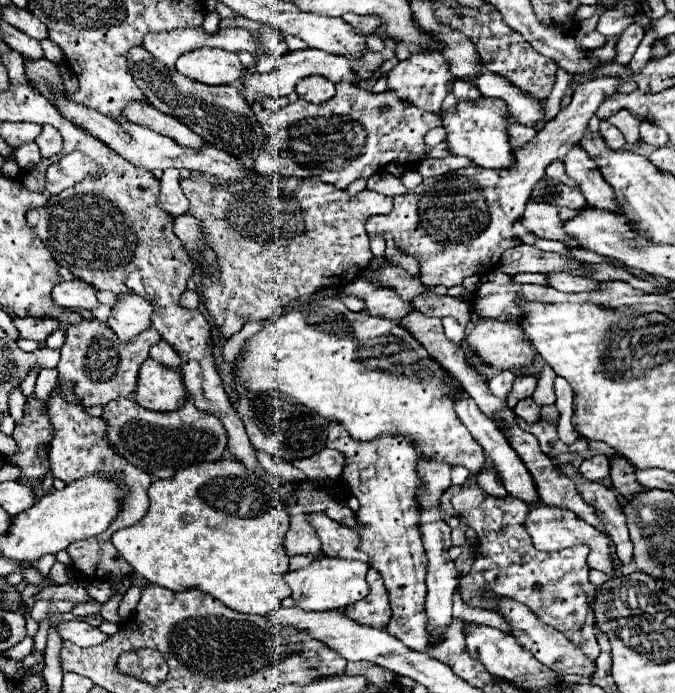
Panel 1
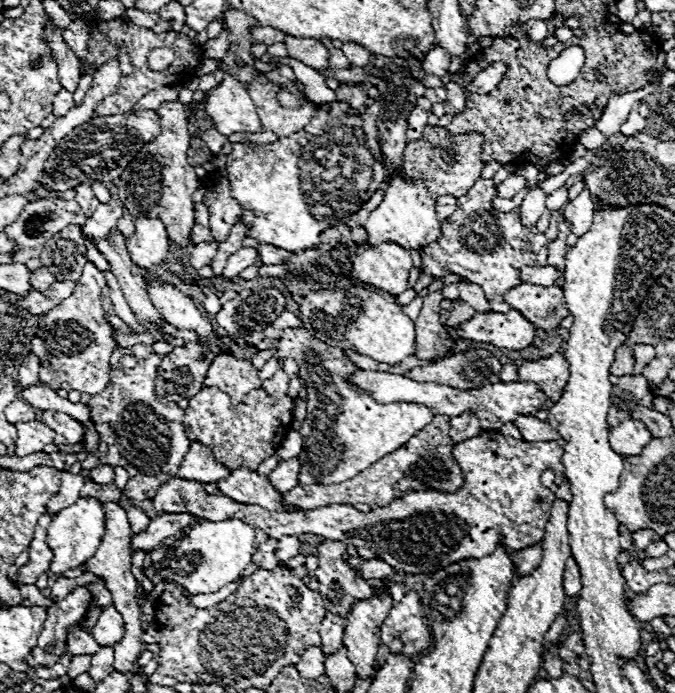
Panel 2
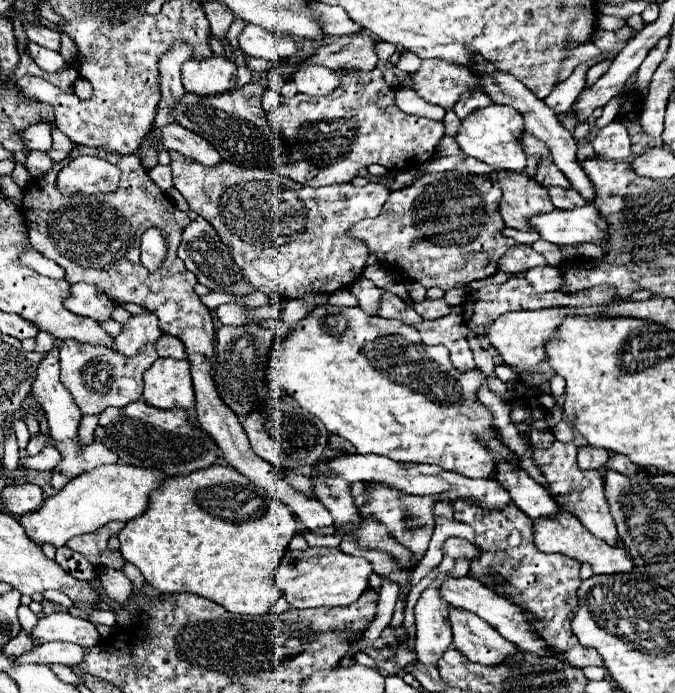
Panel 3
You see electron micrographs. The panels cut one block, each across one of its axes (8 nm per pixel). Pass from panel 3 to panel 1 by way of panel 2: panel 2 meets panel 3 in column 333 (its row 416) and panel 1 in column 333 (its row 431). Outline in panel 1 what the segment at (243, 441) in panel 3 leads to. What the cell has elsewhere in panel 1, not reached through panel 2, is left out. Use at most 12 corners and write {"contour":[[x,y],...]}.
{"contour":[[308,514],[324,554],[370,562],[354,528]]}

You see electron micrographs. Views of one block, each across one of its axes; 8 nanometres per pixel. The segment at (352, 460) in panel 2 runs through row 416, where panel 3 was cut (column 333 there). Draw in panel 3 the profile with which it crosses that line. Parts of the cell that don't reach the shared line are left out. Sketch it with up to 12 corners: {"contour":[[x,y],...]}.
{"contour":[[358,306],[276,338],[266,380],[360,454],[518,464],[480,370]]}

